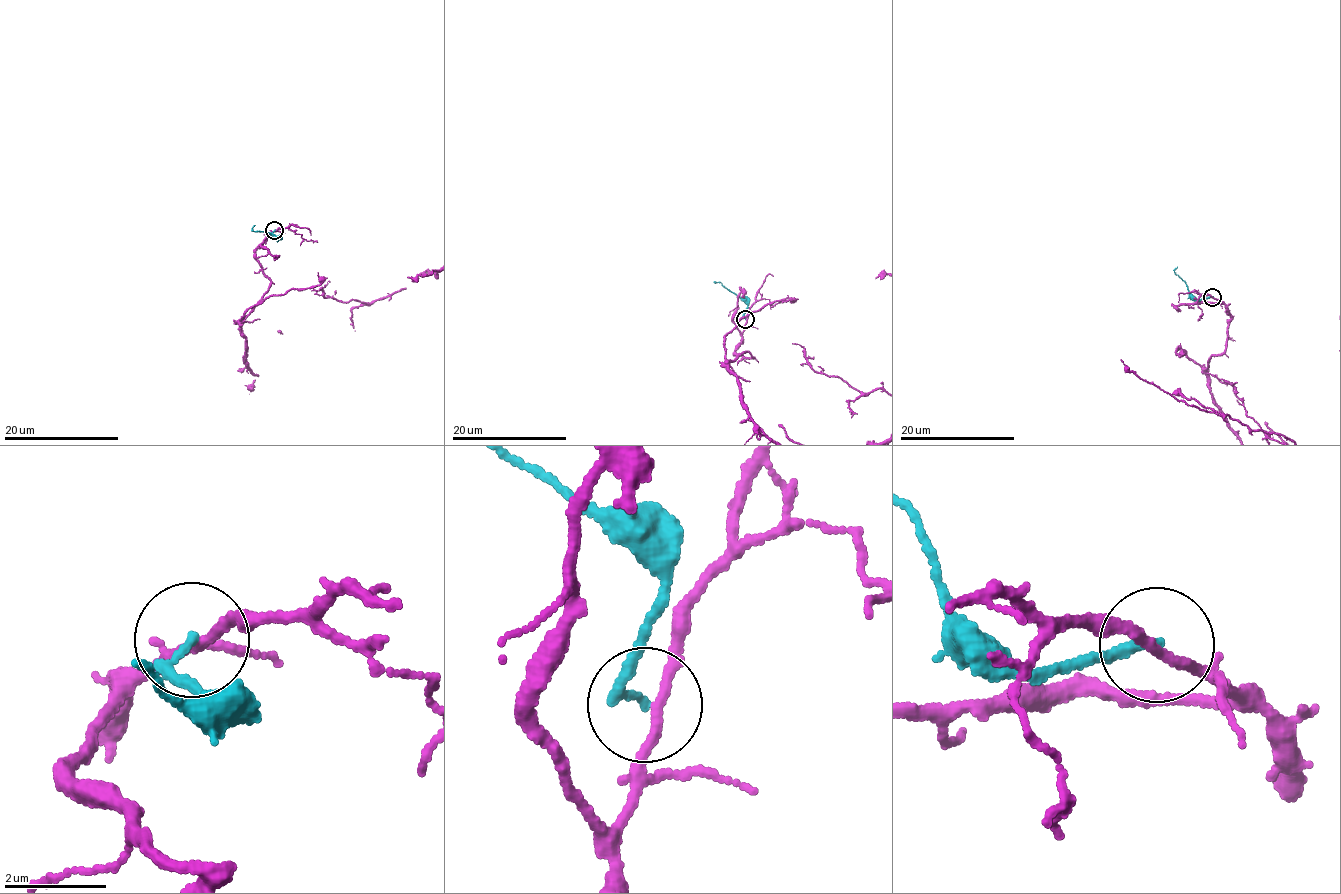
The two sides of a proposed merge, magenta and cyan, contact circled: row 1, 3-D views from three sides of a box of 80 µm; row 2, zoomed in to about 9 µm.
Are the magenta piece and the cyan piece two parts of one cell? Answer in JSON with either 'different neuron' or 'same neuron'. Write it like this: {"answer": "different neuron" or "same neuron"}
{"answer": "different neuron"}

